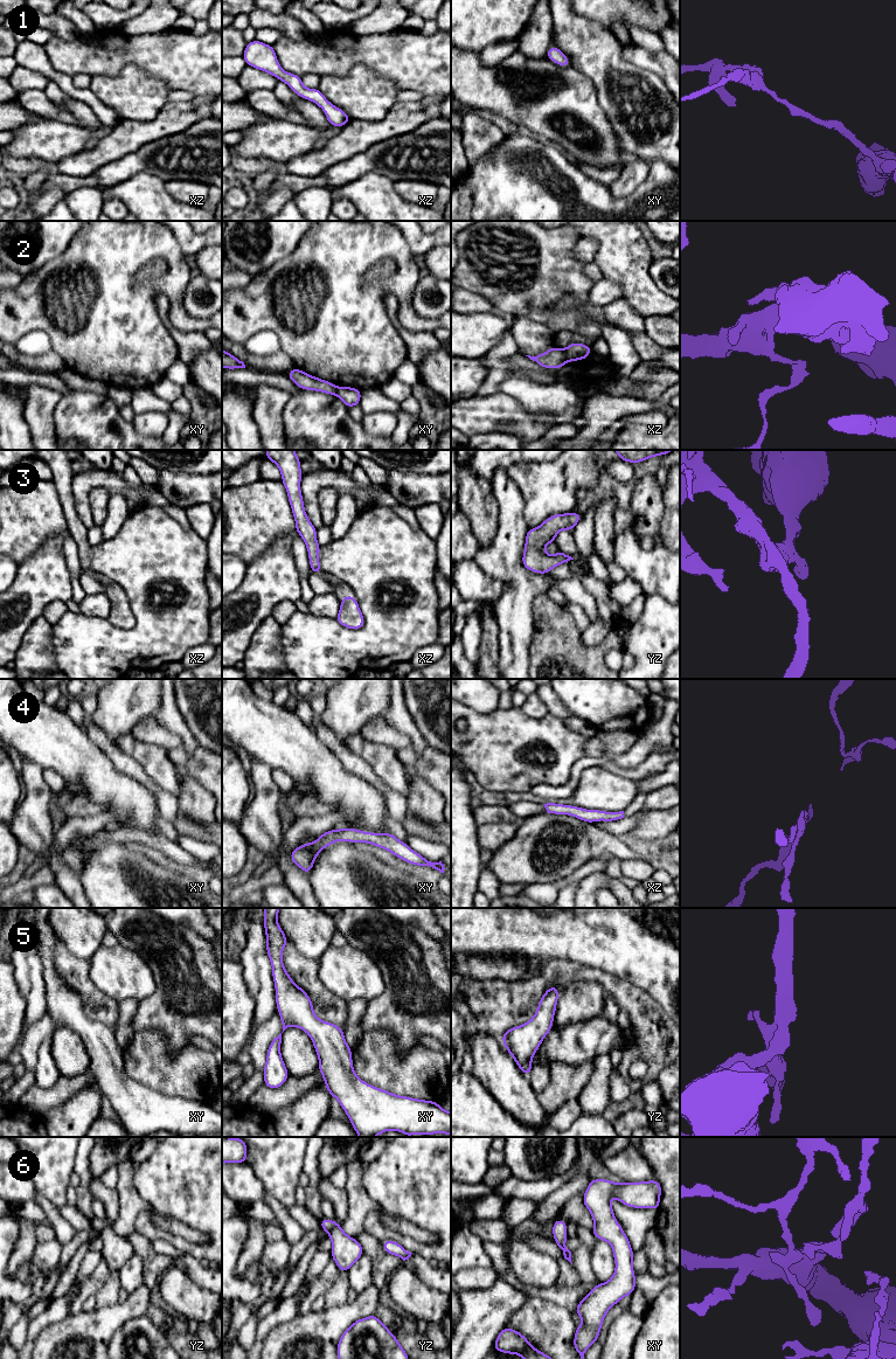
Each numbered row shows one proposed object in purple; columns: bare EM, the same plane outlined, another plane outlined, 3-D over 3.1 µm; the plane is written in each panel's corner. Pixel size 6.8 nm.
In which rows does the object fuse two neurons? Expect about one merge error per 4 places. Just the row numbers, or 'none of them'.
2

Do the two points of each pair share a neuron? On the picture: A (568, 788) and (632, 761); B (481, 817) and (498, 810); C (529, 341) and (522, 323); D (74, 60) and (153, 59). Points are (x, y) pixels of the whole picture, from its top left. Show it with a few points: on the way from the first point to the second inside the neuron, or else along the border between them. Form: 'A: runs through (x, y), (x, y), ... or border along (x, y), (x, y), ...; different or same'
A: runs through (577, 770), (585, 762), (615, 760); same
B: runs through (485, 815), (494, 813); same
C: runs through (529, 337), (522, 327); same
D: runs through (94, 57), (133, 55); same

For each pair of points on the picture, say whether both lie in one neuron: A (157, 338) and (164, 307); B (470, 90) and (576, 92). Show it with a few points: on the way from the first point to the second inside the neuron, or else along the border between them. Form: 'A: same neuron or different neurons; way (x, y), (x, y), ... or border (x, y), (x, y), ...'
A: different neurons; border (159, 292), (155, 297), (158, 314), (175, 341)
B: same neuron; way (497, 90), (515, 109), (549, 103)

